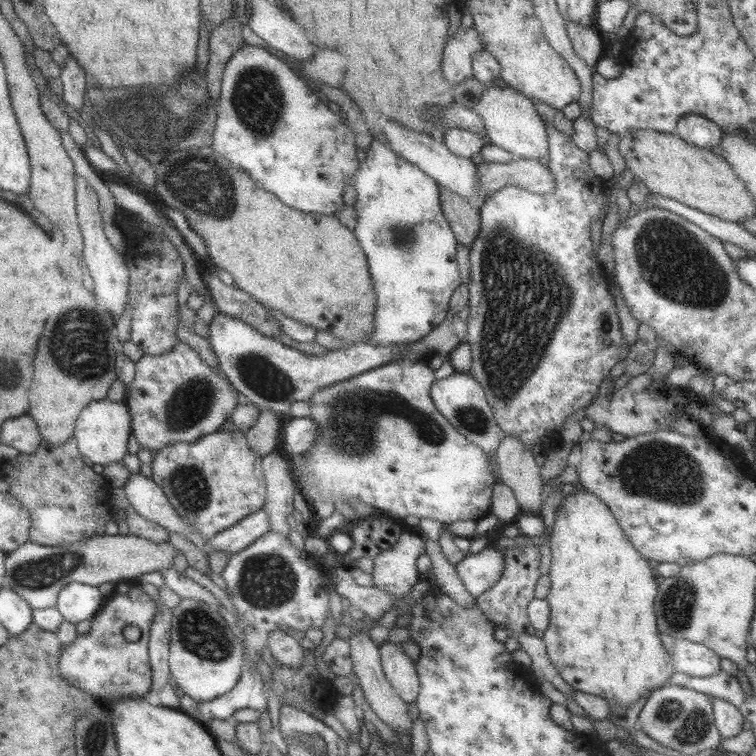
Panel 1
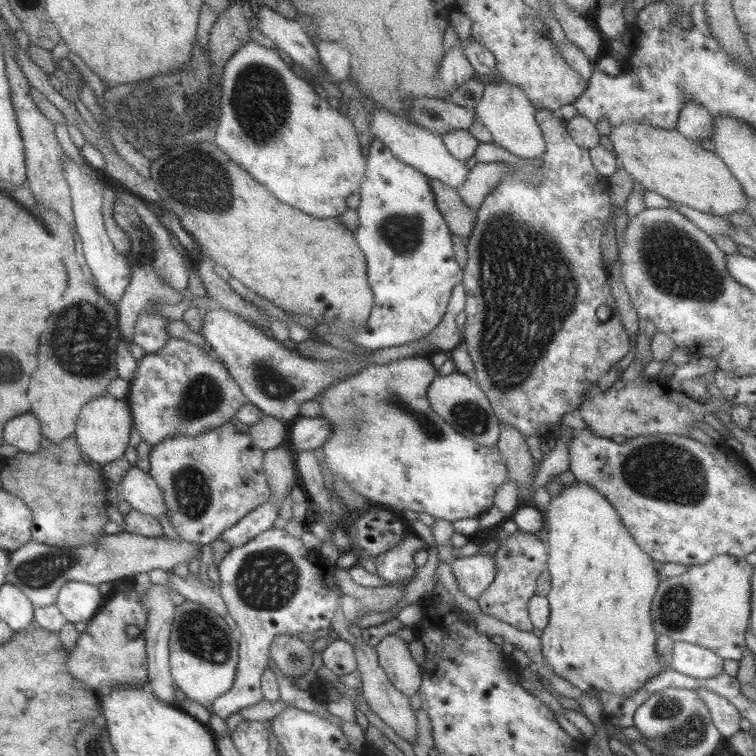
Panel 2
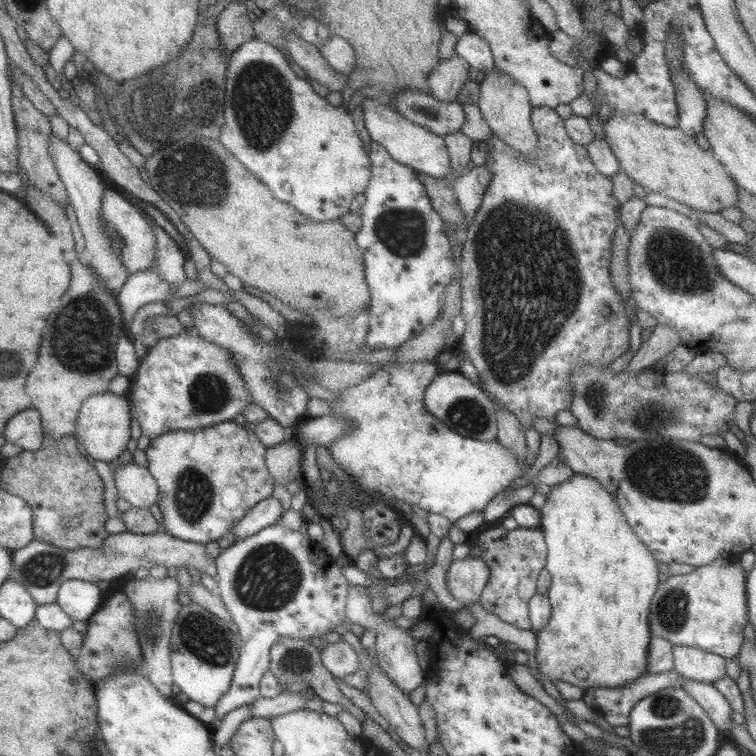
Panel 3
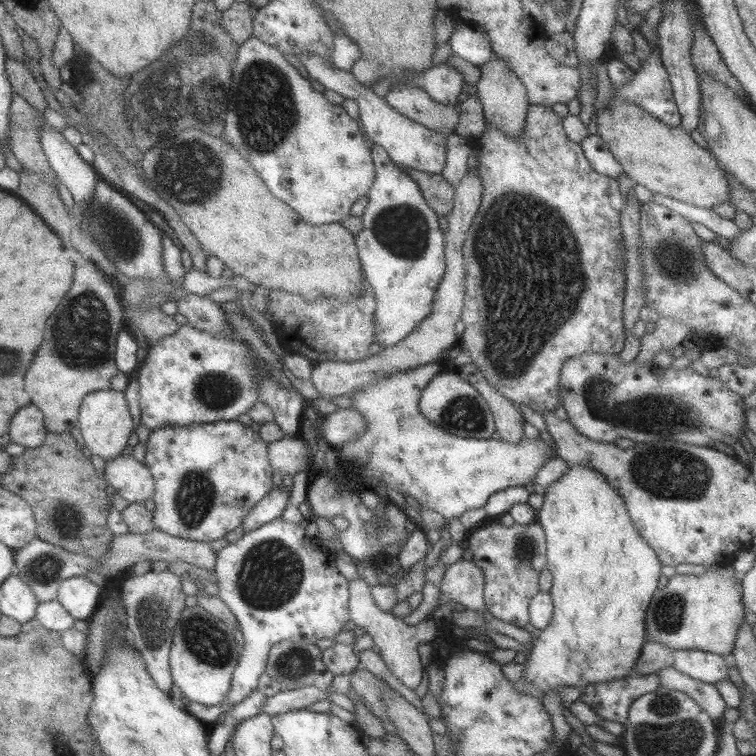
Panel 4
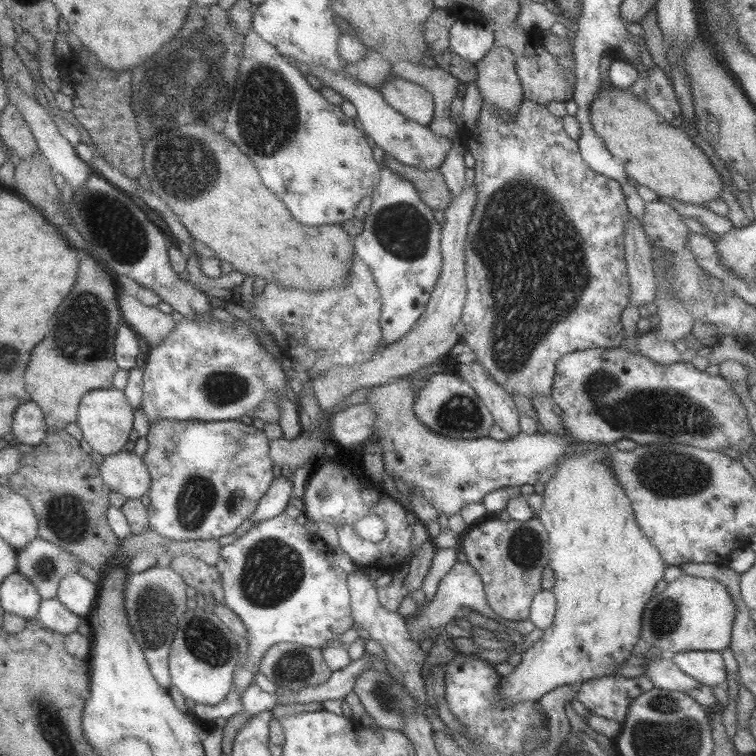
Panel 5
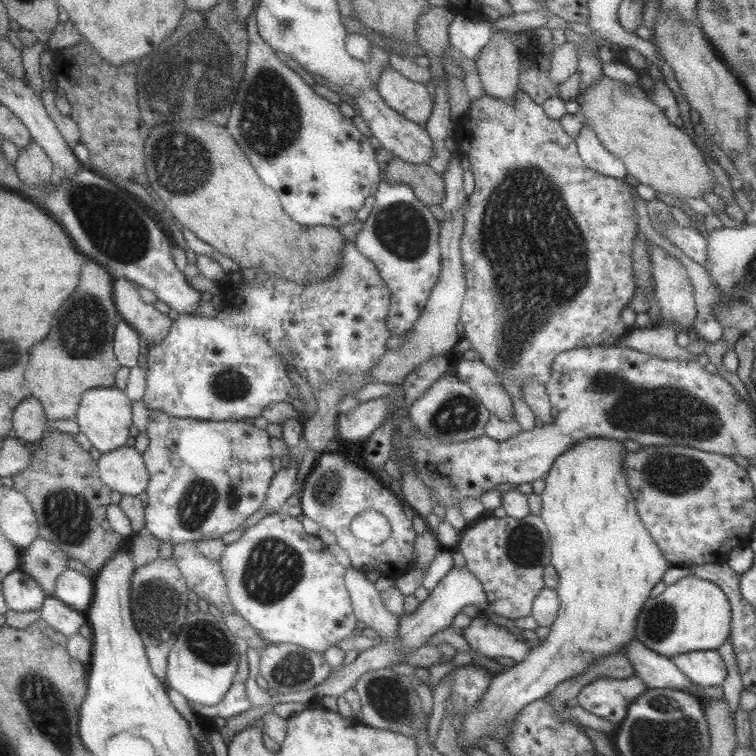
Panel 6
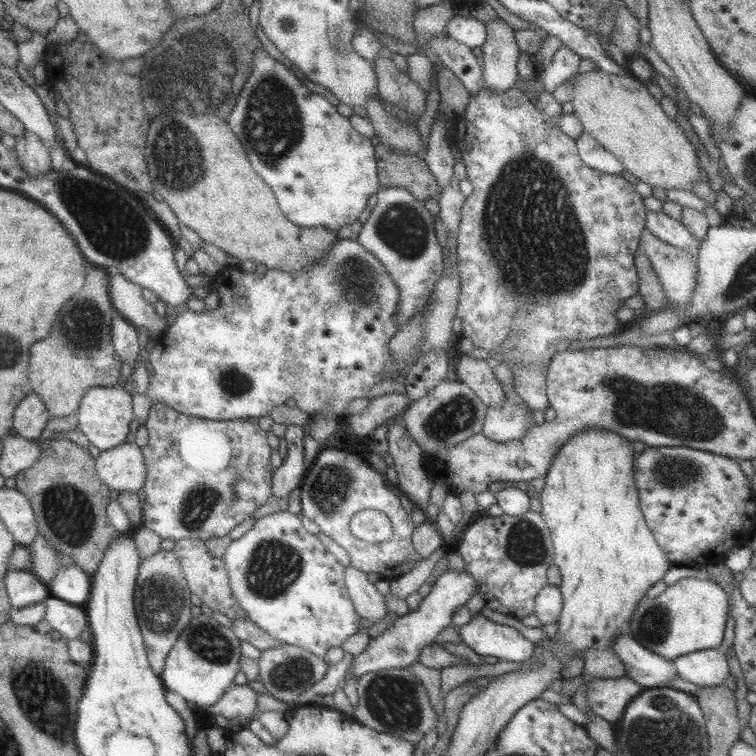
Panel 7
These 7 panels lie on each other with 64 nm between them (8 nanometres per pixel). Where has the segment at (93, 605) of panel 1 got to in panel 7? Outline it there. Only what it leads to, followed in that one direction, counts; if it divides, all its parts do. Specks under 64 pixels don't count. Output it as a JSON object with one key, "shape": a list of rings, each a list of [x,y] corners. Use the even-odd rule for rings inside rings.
{"shape":[[[77,565],[59,566],[53,580],[49,582],[49,596],[57,597],[69,604],[83,608],[89,599],[90,575]]]}

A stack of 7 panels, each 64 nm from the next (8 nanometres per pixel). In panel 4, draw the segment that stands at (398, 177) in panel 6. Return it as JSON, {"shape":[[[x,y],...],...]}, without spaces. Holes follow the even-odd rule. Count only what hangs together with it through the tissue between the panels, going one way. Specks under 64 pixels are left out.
{"shape":[[[404,168],[404,172],[417,183],[426,204],[437,214],[447,218],[454,204],[454,188],[446,182],[440,174],[427,174],[411,168]]]}

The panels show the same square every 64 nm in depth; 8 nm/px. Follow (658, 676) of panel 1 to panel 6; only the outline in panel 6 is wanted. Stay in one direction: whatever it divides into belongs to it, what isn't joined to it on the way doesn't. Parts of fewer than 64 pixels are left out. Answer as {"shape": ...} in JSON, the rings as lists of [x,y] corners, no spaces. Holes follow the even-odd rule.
{"shape":[[[585,438],[575,442],[569,450],[553,460],[539,494],[539,518],[549,532],[550,564],[557,572],[558,581],[554,590],[559,598],[559,610],[553,623],[548,626],[549,634],[541,641],[534,641],[519,663],[495,674],[482,700],[467,714],[463,714],[461,729],[457,733],[461,750],[471,744],[482,748],[483,740],[491,738],[493,729],[497,729],[497,725],[501,725],[512,714],[520,712],[535,700],[545,698],[564,680],[585,673],[596,661],[612,654],[623,654],[623,647],[634,638],[635,616],[649,597],[651,588],[663,578],[663,573],[671,563],[663,558],[661,550],[637,516],[635,500],[621,466],[625,452],[619,440]]]}

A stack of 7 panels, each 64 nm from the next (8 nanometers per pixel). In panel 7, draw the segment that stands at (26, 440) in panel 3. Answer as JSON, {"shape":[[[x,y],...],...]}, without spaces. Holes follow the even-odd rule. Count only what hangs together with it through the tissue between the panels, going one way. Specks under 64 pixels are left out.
{"shape":[[[29,392],[15,405],[12,411],[12,429],[20,438],[36,439],[51,416],[43,400]]]}

